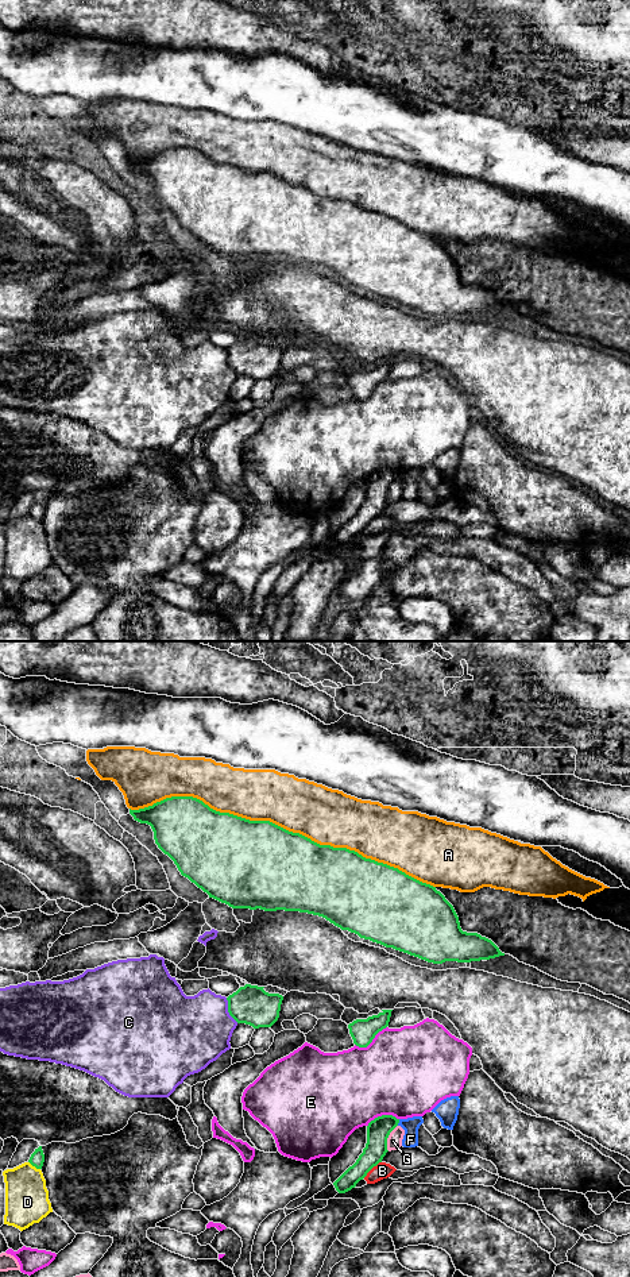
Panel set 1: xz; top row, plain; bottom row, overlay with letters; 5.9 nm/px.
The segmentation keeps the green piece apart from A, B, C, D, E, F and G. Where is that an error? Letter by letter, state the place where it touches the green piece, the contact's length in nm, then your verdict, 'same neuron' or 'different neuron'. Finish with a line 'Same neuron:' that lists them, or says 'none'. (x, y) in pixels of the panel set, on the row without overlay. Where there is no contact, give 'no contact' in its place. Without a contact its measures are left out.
A: contact xz (282, 180); length 1850 nm; different neuron
B: contact xz (371, 520); length 150 nm; different neuron
C: contact xz (228, 362); length 170 nm; different neuron
D: contact xz (34, 517); length 90 nm; different neuron
E: contact xz (371, 393); length 220 nm; different neuron
F: contact xz (398, 474); length 40 nm; different neuron
G: contact xz (387, 489); length 170 nm; different neuron
Same neuron: none

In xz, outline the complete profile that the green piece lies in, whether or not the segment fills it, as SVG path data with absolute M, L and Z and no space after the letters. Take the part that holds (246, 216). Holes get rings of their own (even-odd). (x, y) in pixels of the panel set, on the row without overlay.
M193 148L166 150L144 161L130 161L130 166L135 173L151 178L155 196L174 213L182 228L206 244L209 250L232 261L285 262L318 267L360 290L433 316L471 315L505 308L491 292L478 285L463 283L453 258L436 239L398 220L366 211L355 202L320 197L270 173L250 173L229 165L220 165Z

